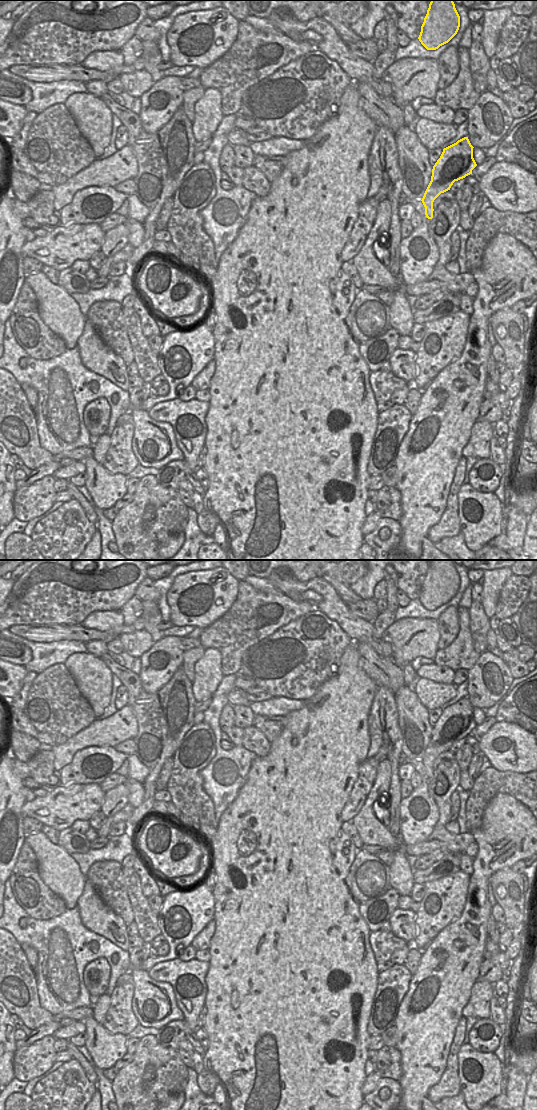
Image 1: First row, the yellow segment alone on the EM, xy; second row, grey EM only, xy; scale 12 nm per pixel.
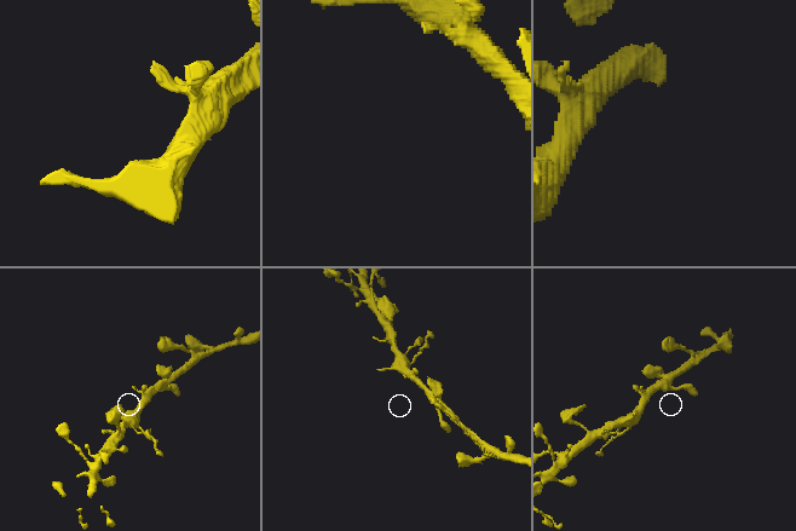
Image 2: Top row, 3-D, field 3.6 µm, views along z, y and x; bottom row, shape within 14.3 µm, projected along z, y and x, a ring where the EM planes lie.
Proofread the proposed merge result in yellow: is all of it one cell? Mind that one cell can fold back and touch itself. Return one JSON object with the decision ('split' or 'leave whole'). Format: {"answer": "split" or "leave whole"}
{"answer": "leave whole"}

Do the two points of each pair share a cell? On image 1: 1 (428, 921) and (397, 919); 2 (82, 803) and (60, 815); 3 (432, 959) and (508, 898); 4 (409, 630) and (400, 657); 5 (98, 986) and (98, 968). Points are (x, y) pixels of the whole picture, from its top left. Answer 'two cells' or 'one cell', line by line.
1: two cells
2: one cell
3: two cells
4: one cell
5: one cell

